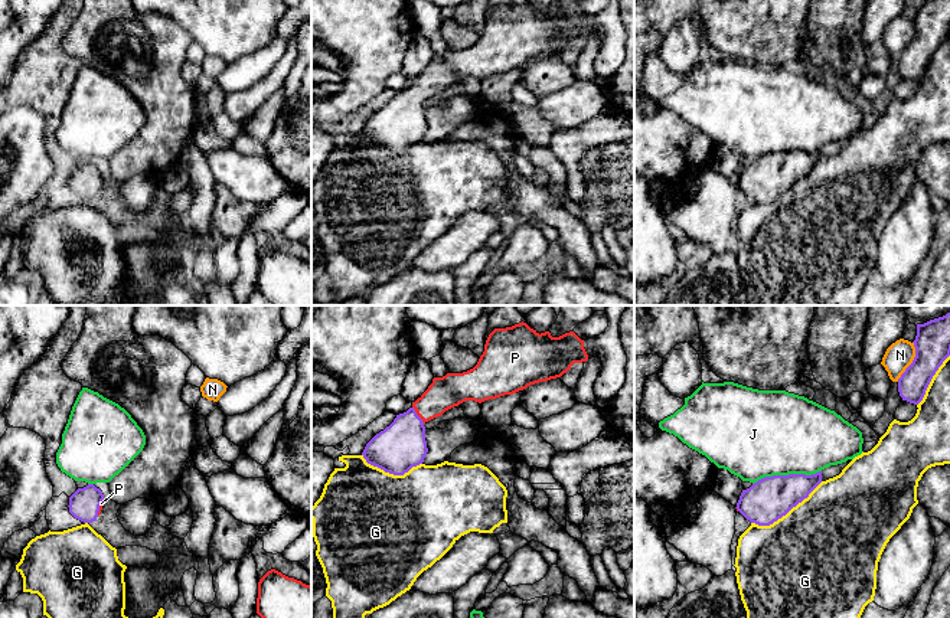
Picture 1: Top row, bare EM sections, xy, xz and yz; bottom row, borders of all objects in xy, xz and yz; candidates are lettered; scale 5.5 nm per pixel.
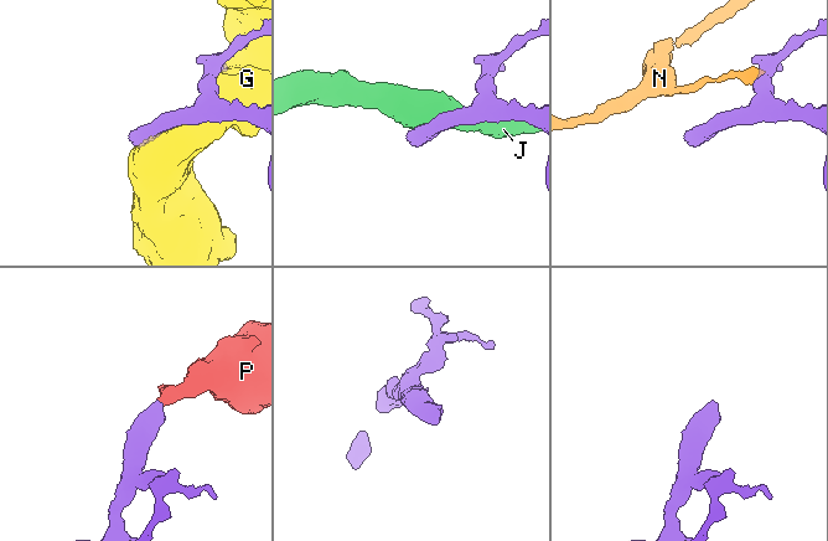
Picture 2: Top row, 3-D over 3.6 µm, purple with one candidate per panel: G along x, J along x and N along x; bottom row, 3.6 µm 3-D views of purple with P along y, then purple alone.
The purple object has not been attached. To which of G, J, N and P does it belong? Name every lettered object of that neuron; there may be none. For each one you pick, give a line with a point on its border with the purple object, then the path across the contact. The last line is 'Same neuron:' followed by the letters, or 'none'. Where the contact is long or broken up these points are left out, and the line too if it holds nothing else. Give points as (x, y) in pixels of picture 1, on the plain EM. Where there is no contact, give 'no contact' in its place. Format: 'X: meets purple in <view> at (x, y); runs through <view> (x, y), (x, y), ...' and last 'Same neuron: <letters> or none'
P: meets purple in xz at (417, 92); runs through xz (401, 123), (410, 101), (417, 92), (450, 68)
Same neuron: P

